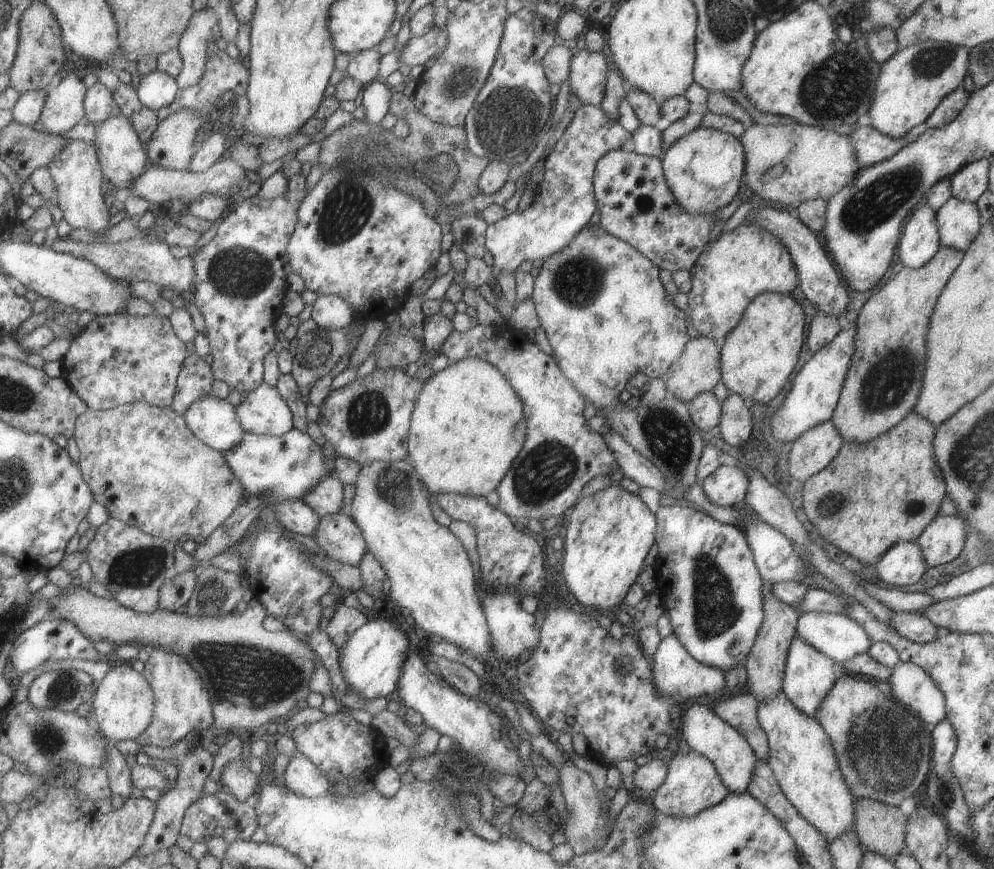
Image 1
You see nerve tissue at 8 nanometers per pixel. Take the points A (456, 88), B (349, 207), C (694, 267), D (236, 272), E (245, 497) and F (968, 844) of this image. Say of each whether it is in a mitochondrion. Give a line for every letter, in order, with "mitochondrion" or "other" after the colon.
A: mitochondrion
B: mitochondrion
C: other
D: mitochondrion
E: other
F: other

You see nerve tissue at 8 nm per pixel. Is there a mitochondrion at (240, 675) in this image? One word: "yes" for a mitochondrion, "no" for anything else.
yes

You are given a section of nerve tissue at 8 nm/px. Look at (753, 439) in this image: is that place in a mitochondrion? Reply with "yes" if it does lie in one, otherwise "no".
no

